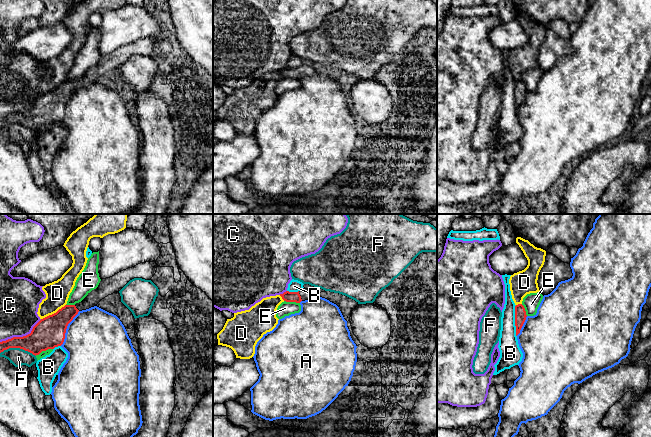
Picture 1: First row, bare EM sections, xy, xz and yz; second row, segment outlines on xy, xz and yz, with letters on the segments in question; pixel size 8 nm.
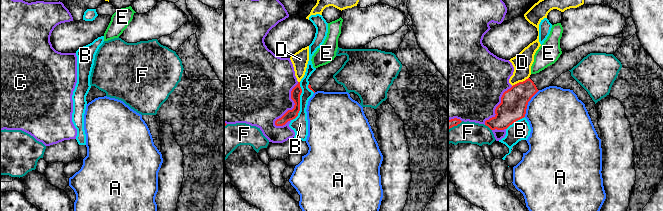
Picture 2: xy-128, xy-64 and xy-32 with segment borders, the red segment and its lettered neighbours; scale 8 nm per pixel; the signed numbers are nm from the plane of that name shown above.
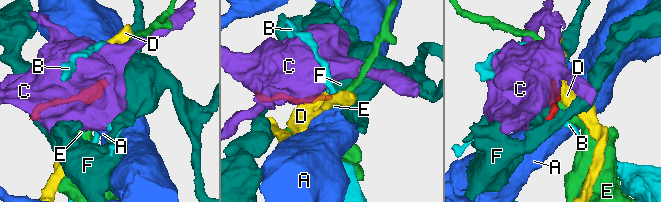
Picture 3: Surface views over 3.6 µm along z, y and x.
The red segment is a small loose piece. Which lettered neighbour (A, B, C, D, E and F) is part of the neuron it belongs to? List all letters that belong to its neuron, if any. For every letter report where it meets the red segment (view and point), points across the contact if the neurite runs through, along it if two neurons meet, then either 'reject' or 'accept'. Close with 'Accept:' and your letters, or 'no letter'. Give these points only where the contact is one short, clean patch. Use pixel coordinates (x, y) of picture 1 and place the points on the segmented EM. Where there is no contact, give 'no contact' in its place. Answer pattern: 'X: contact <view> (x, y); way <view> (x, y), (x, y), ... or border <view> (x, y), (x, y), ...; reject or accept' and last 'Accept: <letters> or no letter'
A: contact xy (66, 328); border xy (79, 311), (68, 324), (64, 341), (60, 345); reject
B: contact yz (515, 321); border yz (515, 305), (516, 336); reject
C: contact xy (21, 337); reject
D: contact xy (54, 313); reject
E: contact xy (43, 350); reject
F: contact xy (18, 347); reject
Accept: no letter

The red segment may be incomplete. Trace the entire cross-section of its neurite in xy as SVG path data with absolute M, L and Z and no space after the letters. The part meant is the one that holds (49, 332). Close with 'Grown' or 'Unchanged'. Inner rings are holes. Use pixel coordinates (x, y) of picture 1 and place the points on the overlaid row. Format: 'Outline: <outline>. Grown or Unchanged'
Outline: M144 262L123 270L110 278L101 279L98 287L88 293L81 302L75 305L65 305L56 313L41 319L33 327L30 334L0 342L0 353L9 348L20 348L36 356L42 351L61 346L68 324L79 311L97 306L102 299L120 291L134 278L150 280L155 275L156 270L156 262Z. Grown

